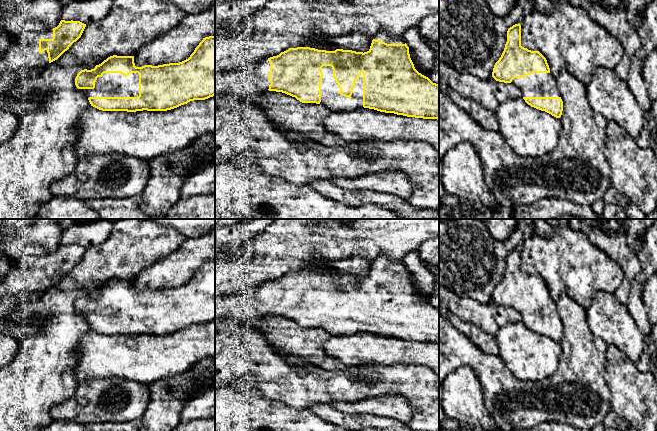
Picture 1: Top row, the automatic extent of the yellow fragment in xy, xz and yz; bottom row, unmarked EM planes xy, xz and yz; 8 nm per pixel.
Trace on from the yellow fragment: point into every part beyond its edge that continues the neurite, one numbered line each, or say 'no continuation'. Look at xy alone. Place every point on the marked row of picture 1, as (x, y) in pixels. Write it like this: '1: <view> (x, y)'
1: xy (110, 84)

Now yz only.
1: yz (537, 84)

